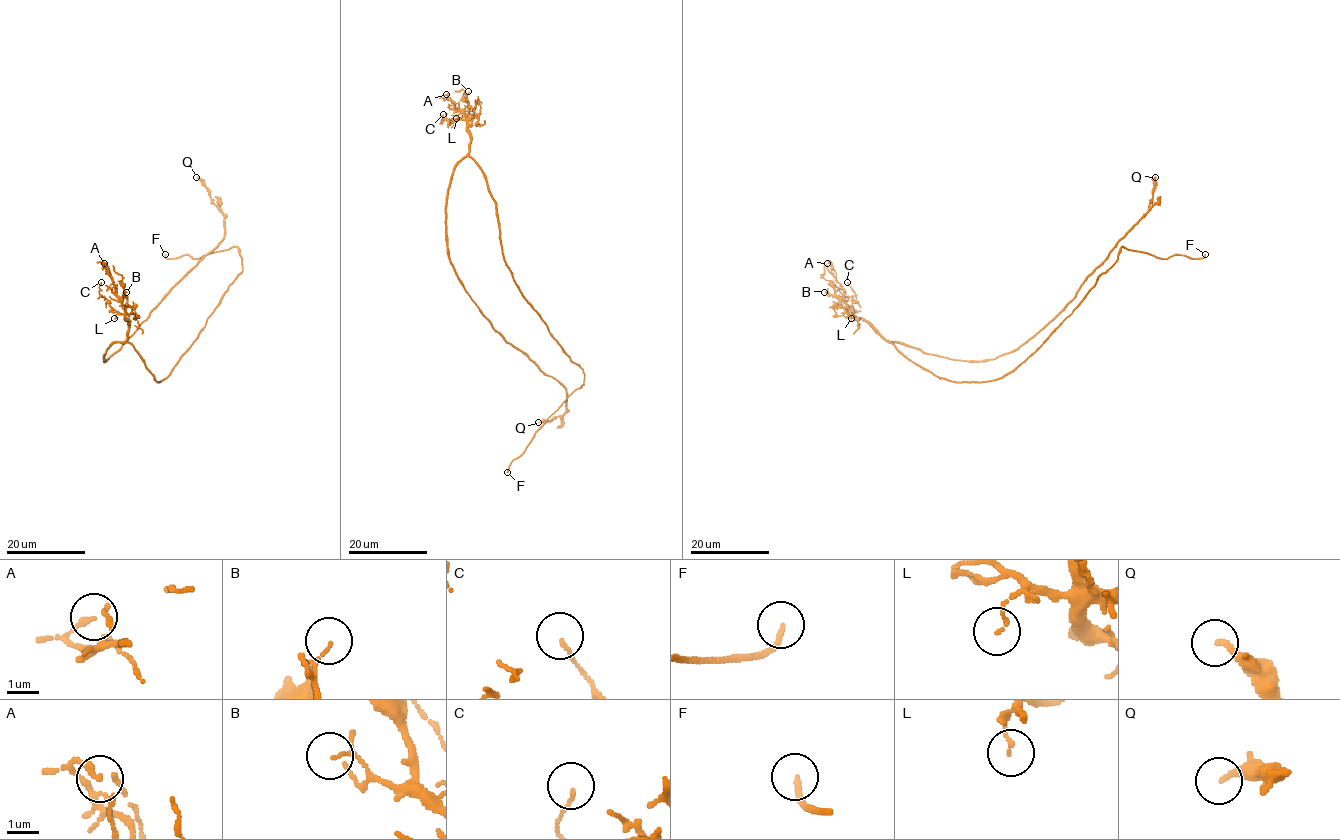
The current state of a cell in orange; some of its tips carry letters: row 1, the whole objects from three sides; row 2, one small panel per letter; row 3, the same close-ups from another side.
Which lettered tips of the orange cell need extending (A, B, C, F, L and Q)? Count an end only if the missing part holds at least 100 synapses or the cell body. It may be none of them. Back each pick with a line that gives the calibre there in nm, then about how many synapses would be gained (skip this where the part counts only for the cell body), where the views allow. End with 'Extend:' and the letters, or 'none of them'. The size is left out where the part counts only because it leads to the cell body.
F: calibre 170 nm
Extend: F

